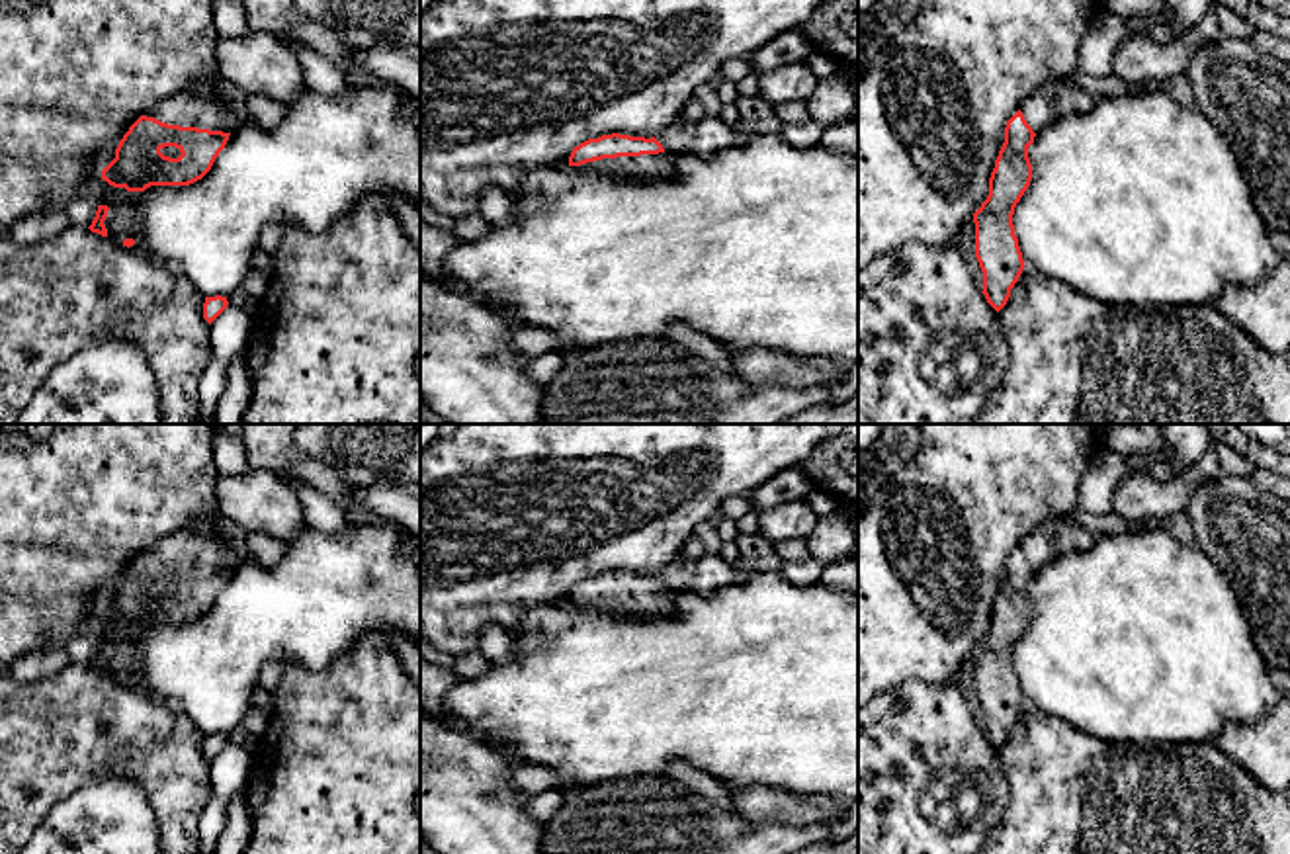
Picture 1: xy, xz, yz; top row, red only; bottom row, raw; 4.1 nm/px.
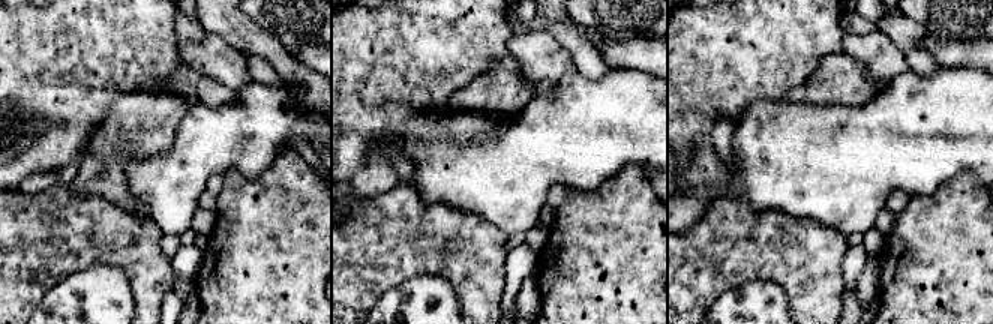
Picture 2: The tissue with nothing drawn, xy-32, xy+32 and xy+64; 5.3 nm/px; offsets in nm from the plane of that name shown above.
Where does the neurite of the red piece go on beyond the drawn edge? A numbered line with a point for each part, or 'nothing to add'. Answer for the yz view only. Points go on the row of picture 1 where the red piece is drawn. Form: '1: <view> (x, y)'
1: yz (1056, 98)

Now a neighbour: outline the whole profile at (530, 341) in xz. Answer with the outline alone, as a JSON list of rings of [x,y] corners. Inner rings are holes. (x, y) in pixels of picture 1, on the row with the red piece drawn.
[[[516,324],[514,326],[514,352],[526,358],[528,362],[536,356],[551,352],[555,346],[557,334],[551,328]]]

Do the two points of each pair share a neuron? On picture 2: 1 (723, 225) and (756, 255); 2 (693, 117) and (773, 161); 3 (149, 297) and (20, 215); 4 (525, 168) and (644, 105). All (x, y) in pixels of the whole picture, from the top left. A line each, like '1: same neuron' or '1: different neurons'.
1: same neuron
2: different neurons
3: same neuron
4: same neuron

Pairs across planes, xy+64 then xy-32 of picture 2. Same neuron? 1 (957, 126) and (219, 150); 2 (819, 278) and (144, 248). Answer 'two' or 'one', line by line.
1: one
2: one

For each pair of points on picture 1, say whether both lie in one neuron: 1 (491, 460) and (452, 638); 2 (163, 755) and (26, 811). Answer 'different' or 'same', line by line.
1: same
2: same

